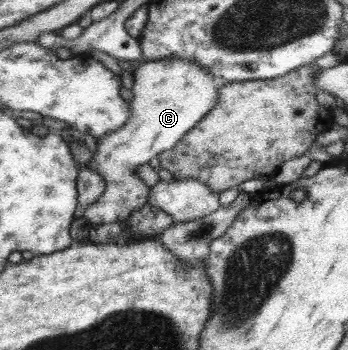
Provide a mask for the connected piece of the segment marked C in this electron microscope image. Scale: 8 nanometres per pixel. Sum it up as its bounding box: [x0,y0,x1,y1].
[81,58,224,225]

